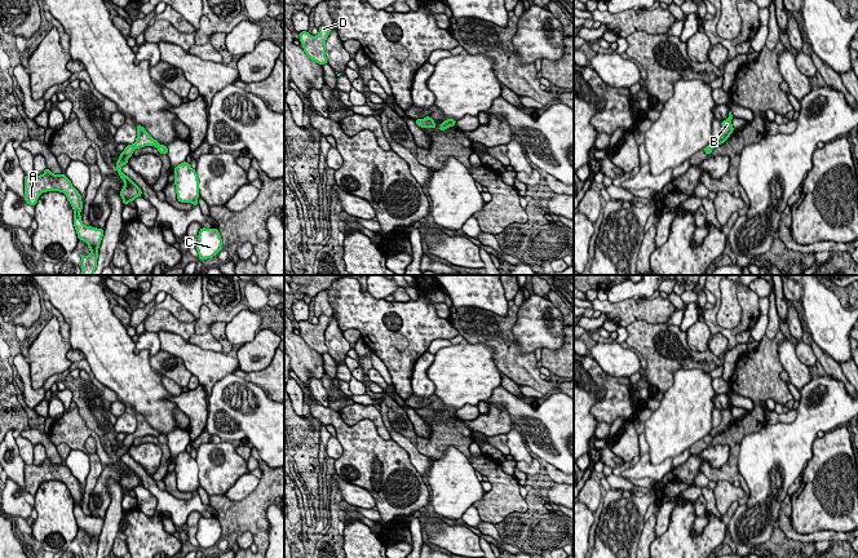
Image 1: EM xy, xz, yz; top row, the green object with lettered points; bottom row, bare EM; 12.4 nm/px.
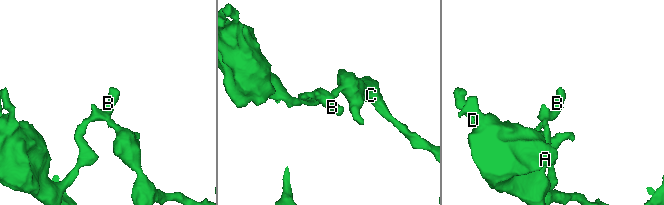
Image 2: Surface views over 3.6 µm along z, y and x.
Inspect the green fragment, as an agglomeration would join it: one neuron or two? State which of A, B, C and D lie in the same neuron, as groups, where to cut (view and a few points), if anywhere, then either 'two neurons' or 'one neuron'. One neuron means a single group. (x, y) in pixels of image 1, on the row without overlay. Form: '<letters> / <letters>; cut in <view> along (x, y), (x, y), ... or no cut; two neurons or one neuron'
A B D / C; cut in xz along (446, 410), (451, 415); two neurons

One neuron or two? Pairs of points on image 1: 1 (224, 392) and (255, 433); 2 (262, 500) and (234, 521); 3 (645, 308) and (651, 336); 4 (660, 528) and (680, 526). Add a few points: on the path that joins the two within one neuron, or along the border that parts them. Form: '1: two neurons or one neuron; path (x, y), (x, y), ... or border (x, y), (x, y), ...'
1: one neuron; path (224, 403), (224, 407), (243, 425)
2: one neuron; path (256, 505), (247, 514), (240, 516)
3: two neurons; border (660, 322), (632, 320), (626, 327)
4: two neurons; border (673, 500), (676, 505), (669, 526), (658, 536)

